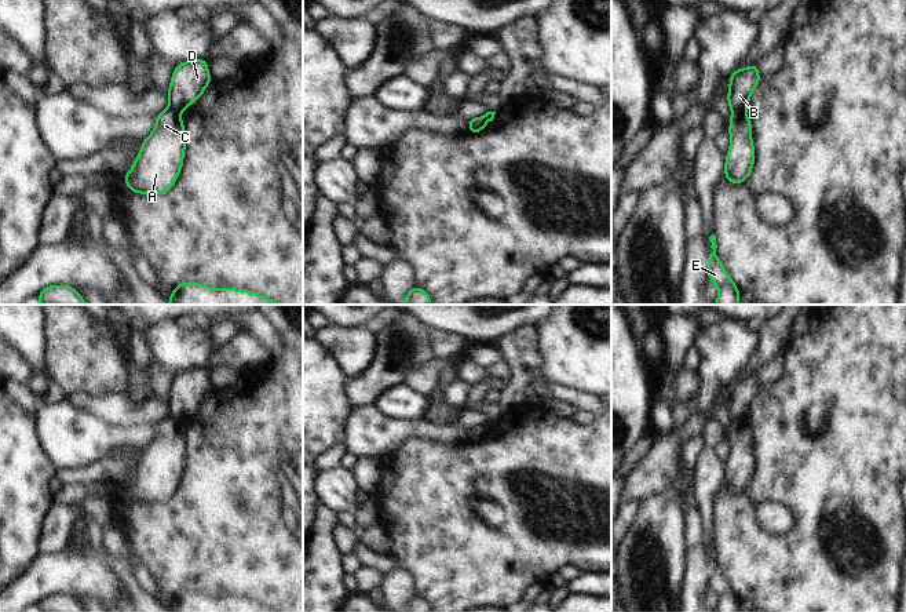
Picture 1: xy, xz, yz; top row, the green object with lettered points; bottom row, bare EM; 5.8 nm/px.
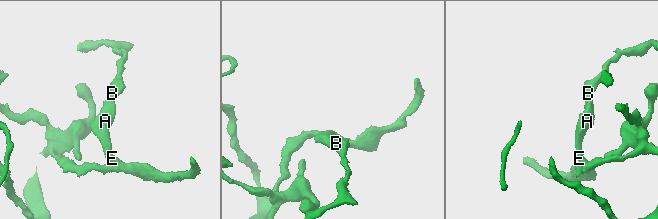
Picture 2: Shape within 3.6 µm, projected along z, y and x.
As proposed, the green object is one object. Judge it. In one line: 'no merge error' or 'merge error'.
merge error

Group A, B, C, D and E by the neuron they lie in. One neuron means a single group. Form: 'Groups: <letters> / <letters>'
Groups: A C E / B D.

